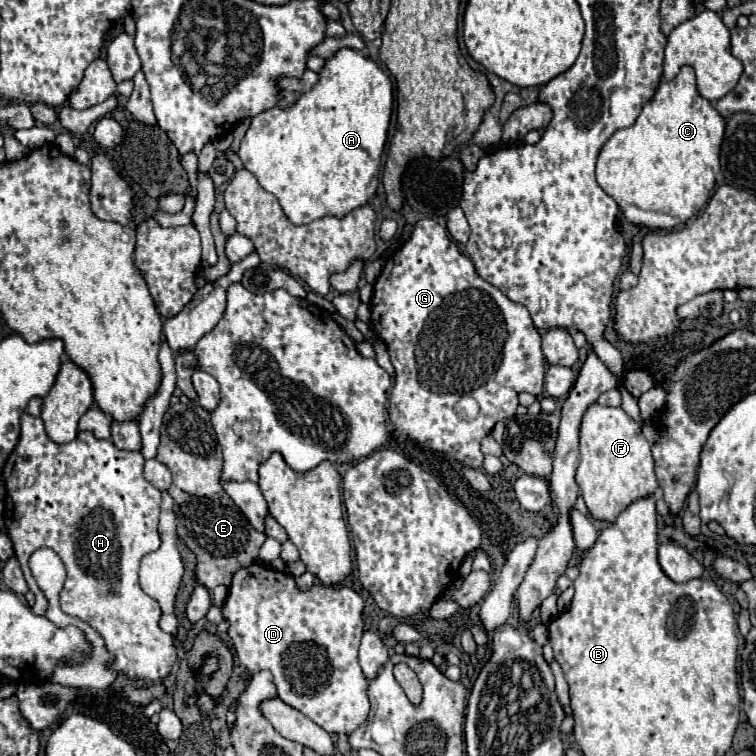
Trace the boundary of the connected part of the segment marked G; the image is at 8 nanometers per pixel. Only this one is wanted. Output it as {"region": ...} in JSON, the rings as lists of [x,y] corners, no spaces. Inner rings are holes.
{"region":[[[431,218],[419,220],[411,238],[385,262],[371,298],[369,326],[387,344],[395,366],[395,386],[389,394],[389,420],[393,426],[419,446],[447,452],[465,466],[481,468],[479,442],[499,420],[515,416],[519,392],[537,396],[543,390],[547,360],[541,352],[541,334],[533,326],[527,308],[511,302],[499,288],[485,282],[475,272],[471,258]],[[463,394],[473,396],[481,408],[473,420],[463,420],[453,410]]]}

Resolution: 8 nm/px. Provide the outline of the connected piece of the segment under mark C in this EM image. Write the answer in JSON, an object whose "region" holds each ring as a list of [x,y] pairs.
{"region":[[[683,66],[675,80],[659,84],[653,100],[643,106],[633,126],[619,128],[607,140],[597,160],[597,184],[617,202],[631,224],[671,230],[699,214],[701,208],[707,204],[715,188],[715,174],[719,172],[719,150],[723,132],[725,120],[719,116],[709,100],[699,96],[693,68]]]}

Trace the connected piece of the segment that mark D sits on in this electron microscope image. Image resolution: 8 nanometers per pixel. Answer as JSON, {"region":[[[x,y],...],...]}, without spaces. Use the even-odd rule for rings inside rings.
{"region":[[[253,562],[249,568],[235,572],[229,596],[223,604],[223,616],[231,624],[227,636],[237,650],[241,664],[253,674],[259,670],[273,672],[277,694],[285,704],[303,712],[329,734],[351,734],[367,720],[369,682],[365,680],[357,660],[359,638],[363,634],[363,600],[357,592],[341,584],[313,584],[309,592],[301,592],[291,574]]]}

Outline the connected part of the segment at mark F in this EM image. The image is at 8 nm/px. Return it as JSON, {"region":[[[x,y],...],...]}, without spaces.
{"region":[[[591,404],[581,422],[581,462],[577,484],[593,520],[613,524],[615,518],[635,500],[653,496],[659,488],[653,472],[651,446],[641,426],[623,408]]]}

